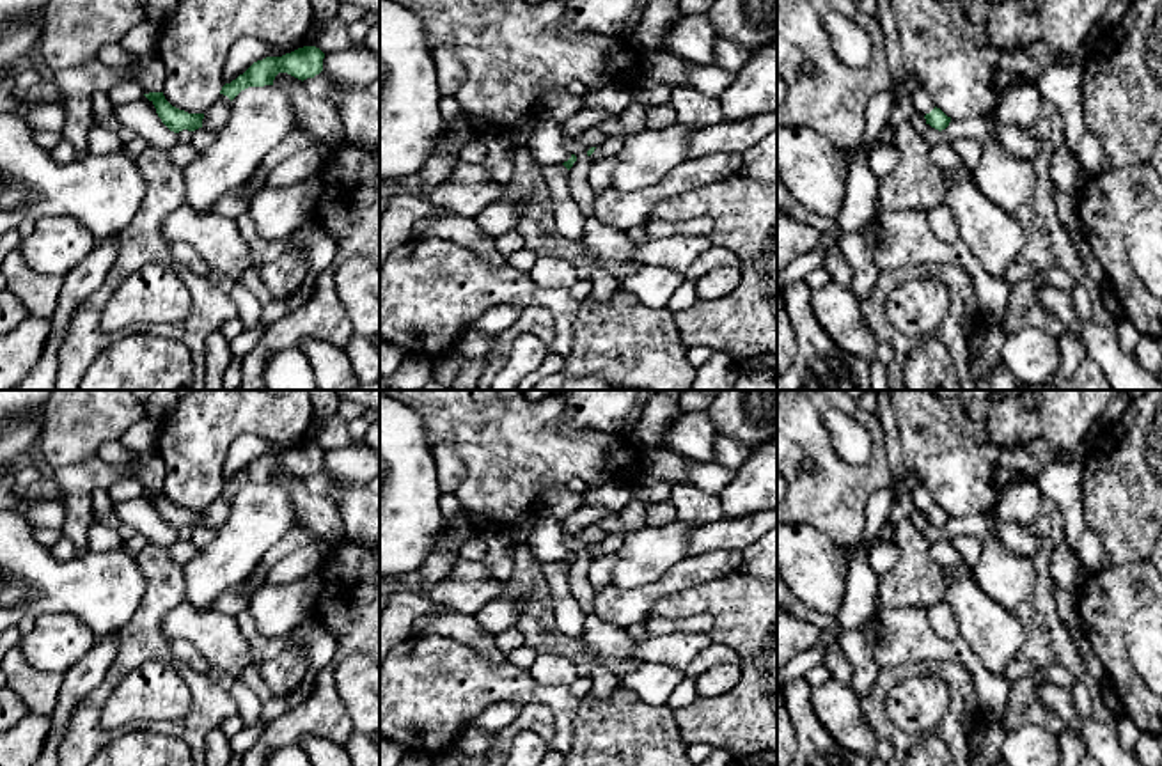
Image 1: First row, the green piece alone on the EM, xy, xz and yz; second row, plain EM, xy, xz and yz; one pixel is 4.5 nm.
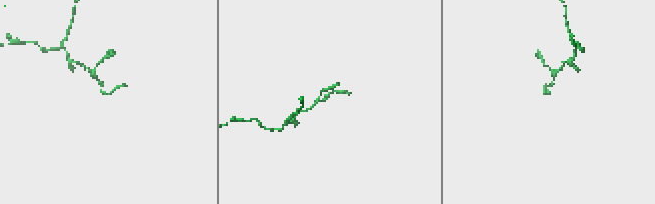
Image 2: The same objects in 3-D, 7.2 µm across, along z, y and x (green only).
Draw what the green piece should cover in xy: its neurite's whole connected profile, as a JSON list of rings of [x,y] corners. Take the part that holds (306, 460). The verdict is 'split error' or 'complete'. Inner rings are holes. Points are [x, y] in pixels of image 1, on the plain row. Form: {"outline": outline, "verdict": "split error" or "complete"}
{"outline": [[[303,443],[282,454],[266,454],[254,459],[243,472],[225,481],[220,491],[231,498],[248,484],[273,482],[279,470],[287,470],[298,477],[314,475],[323,468],[325,450],[316,443]]], "verdict": "complete"}

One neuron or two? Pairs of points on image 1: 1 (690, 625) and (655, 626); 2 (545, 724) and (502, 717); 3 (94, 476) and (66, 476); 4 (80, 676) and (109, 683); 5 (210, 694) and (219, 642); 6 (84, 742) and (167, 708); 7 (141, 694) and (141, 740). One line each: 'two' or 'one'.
1: one
2: two
3: one
4: two
5: two
6: two
7: two

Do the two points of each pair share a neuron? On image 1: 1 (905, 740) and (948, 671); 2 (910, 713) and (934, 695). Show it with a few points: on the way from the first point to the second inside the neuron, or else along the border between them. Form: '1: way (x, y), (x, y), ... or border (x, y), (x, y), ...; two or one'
1: way (877, 715), (877, 694), (896, 674), (918, 671); one
2: way (916, 708), (928, 695); one

